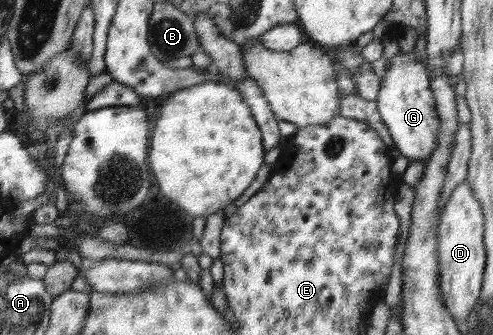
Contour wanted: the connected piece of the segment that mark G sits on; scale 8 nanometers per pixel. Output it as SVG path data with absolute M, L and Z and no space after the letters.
M400 50L385 63L385 73L381 78L381 86L377 96L377 111L386 124L390 137L400 155L408 161L418 160L426 163L434 146L438 144L438 128L440 119L436 112L435 100L430 89L431 75L427 67L420 62L415 51L404 53Z

